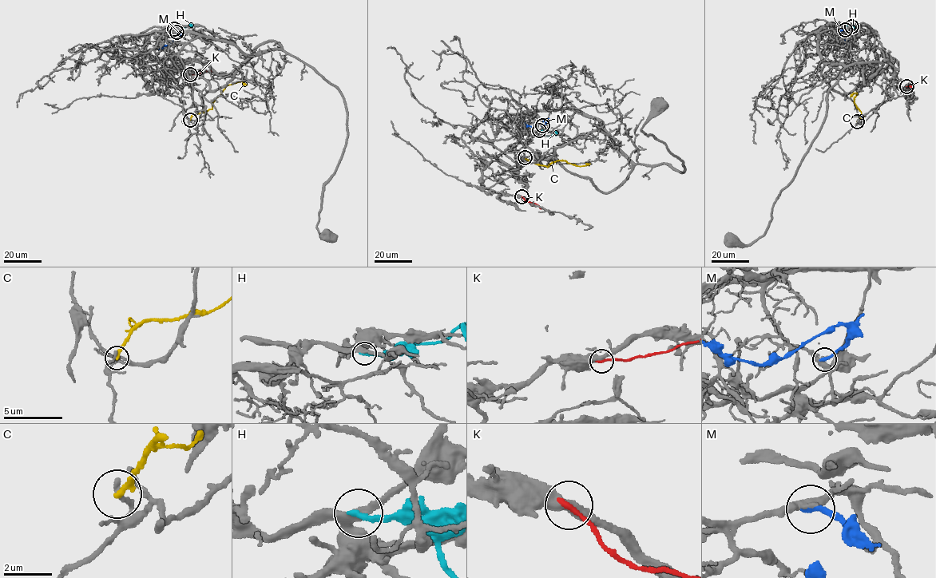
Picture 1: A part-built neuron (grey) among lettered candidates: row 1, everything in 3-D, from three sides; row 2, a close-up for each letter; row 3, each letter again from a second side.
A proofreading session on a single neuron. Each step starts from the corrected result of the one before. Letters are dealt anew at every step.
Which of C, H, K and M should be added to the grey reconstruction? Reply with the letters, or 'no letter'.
no letter

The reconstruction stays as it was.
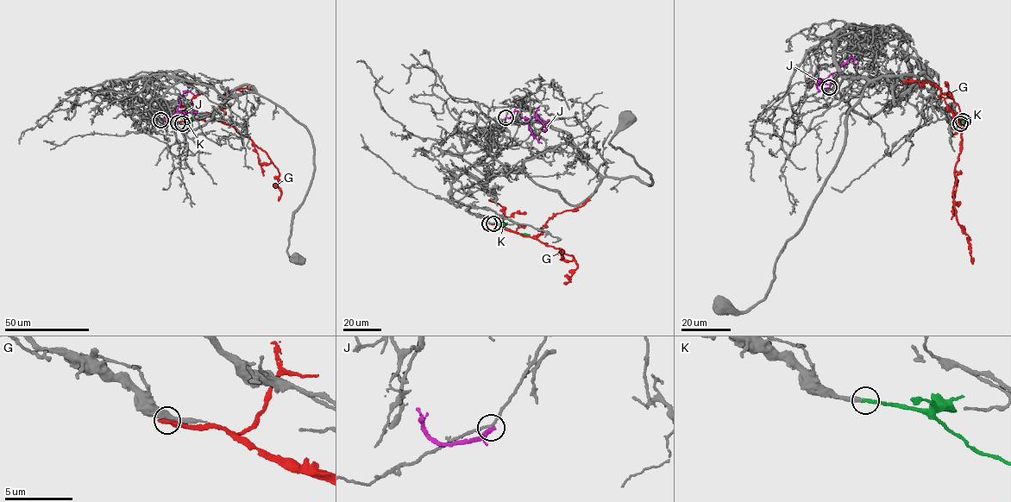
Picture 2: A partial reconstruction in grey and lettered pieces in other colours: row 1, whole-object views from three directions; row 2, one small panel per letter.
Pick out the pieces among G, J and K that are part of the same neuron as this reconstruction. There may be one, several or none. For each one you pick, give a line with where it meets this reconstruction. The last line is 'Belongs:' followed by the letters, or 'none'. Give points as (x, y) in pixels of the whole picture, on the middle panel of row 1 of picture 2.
K: contact (493, 223)
Belongs: K

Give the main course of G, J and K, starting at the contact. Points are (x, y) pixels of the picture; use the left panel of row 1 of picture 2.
G: (178, 122), (185, 120), (220, 121), (249, 137), (266, 153), (277, 169), (278, 186), (281, 196), (279, 201)
J: (160, 120), (166, 122), (177, 112), (179, 99), (185, 90), (193, 94)
K: (182, 123), (205, 116), (212, 116), (216, 121)

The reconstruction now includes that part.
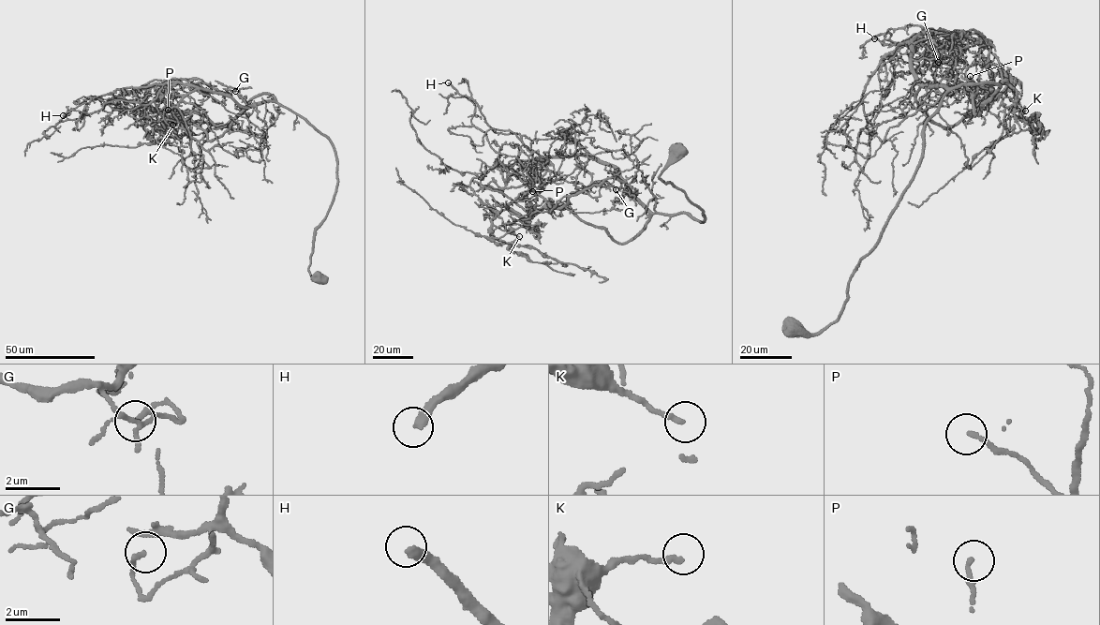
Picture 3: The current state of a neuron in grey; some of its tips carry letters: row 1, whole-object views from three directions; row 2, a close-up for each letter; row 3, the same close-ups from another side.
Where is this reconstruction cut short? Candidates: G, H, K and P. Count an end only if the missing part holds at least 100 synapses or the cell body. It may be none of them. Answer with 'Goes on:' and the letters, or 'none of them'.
Goes on: none of them

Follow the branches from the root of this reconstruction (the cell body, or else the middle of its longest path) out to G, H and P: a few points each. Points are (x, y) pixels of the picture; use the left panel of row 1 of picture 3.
G: (319, 275), (308, 269), (336, 186), (333, 144), (289, 110), (243, 107), (235, 91)
H: (319, 275), (313, 238), (337, 164), (289, 110), (171, 82), (146, 105), (63, 115)
P: (319, 275), (308, 269), (336, 186), (331, 141), (263, 93), (225, 124), (194, 112), (170, 121), (168, 110)

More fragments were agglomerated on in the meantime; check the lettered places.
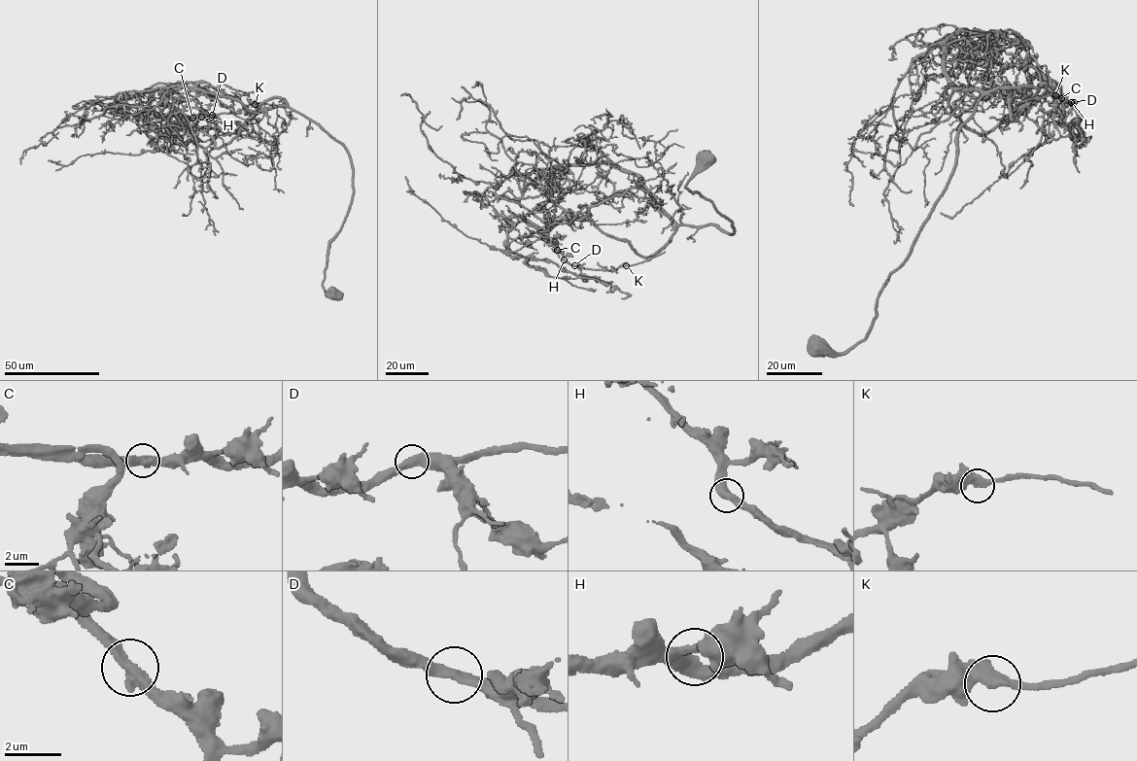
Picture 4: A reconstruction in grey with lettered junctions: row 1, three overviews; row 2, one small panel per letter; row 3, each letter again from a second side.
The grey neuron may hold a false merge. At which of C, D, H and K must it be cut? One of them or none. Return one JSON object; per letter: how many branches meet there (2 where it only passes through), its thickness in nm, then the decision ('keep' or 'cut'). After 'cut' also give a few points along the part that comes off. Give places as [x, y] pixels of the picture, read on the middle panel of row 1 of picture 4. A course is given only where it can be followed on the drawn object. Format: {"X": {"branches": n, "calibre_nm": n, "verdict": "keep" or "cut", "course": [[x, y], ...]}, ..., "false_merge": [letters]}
{"C": {"branches": 2, "calibre_nm": 440, "verdict": "keep"}, "D": {"branches": 2, "calibre_nm": 360, "verdict": "keep"}, "H": {"branches": 2, "calibre_nm": 480, "verdict": "keep"}, "K": {"branches": 2, "calibre_nm": 480, "verdict": "keep"}, "false_merge": []}

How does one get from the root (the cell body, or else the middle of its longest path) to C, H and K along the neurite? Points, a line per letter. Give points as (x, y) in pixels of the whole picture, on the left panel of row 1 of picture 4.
C: (332, 292), (322, 284), (328, 242), (352, 196), (348, 152), (275, 97), (233, 130), (173, 115), (191, 118)
H: (332, 292), (322, 284), (328, 242), (352, 196), (348, 152), (275, 97), (233, 130), (173, 115), (201, 117)
K: (332, 292), (322, 284), (328, 242), (352, 196), (346, 149), (275, 97), (233, 130), (173, 115), (255, 104)

